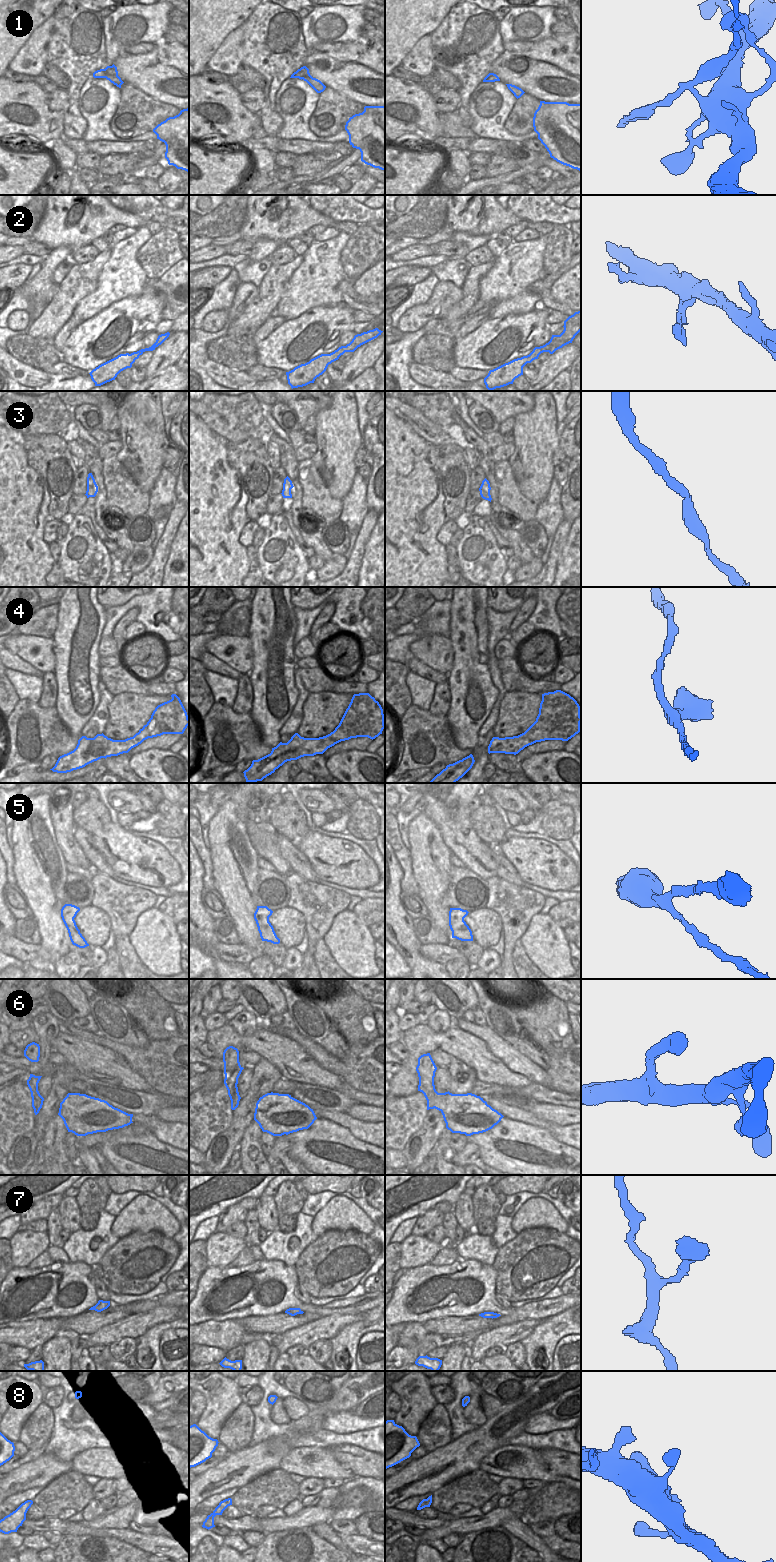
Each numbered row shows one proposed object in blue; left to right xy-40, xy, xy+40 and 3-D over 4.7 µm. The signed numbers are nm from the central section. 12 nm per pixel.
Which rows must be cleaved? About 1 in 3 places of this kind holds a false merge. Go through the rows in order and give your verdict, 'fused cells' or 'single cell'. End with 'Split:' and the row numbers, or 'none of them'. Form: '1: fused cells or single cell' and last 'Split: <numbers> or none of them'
1: fused cells
2: single cell
3: single cell
4: single cell
5: single cell
6: single cell
7: single cell
8: single cell
Split: 1

